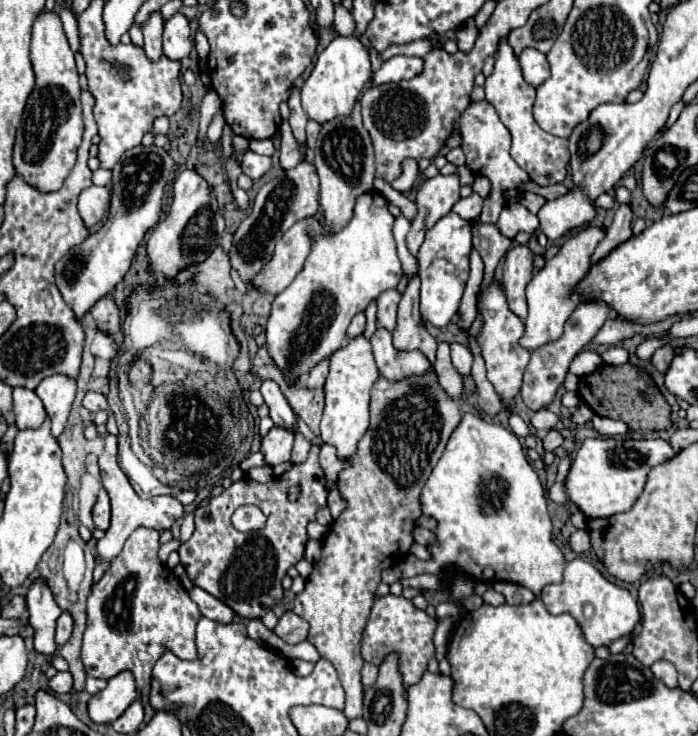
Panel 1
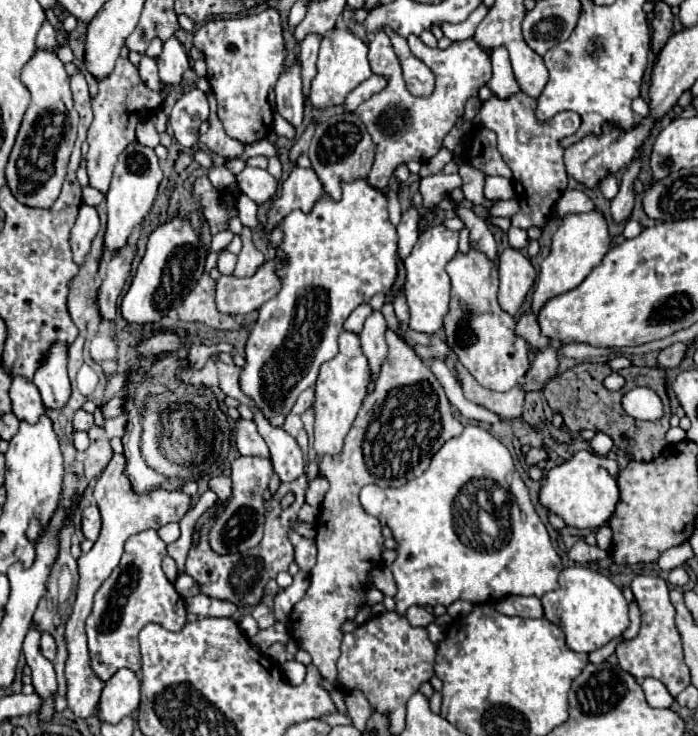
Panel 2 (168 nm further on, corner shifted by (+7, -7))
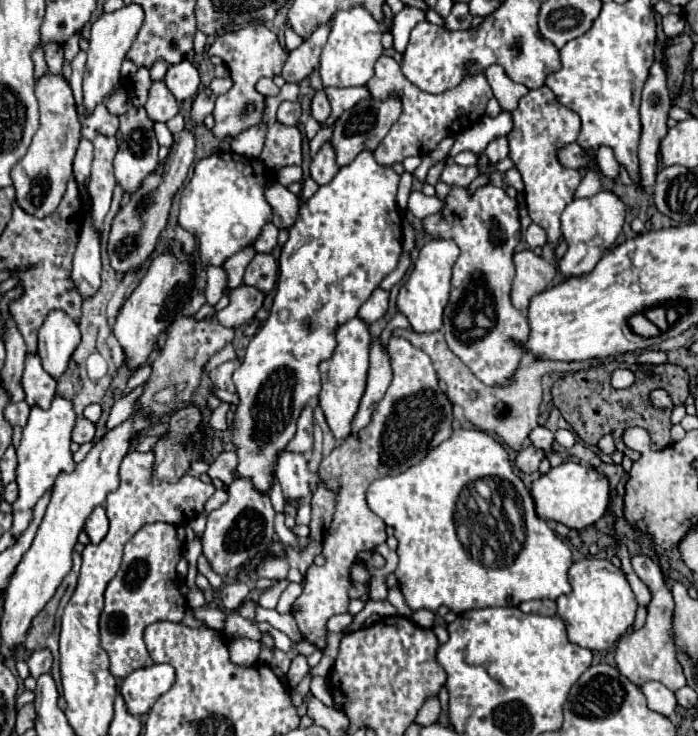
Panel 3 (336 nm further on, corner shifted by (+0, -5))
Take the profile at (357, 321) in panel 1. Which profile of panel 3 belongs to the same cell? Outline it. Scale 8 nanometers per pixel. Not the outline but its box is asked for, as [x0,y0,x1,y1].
[358,287,388,325]

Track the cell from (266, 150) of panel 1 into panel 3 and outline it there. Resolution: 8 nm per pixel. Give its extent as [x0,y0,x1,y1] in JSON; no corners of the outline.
[260,122,302,169]

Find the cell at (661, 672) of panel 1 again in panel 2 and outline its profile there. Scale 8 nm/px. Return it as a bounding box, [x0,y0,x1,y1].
[641,677,675,707]

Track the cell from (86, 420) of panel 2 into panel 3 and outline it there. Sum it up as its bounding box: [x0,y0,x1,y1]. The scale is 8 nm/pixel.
[72,417,96,445]

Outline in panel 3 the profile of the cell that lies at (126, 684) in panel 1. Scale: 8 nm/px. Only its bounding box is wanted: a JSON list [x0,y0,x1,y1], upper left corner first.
[120,663,174,715]

